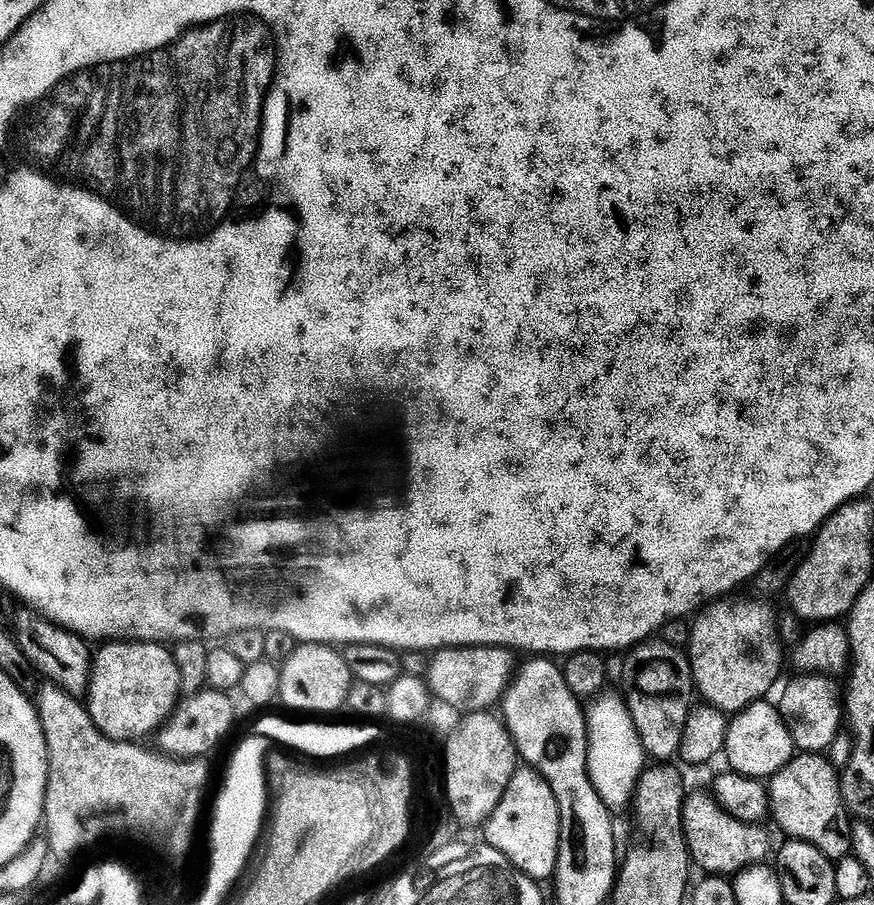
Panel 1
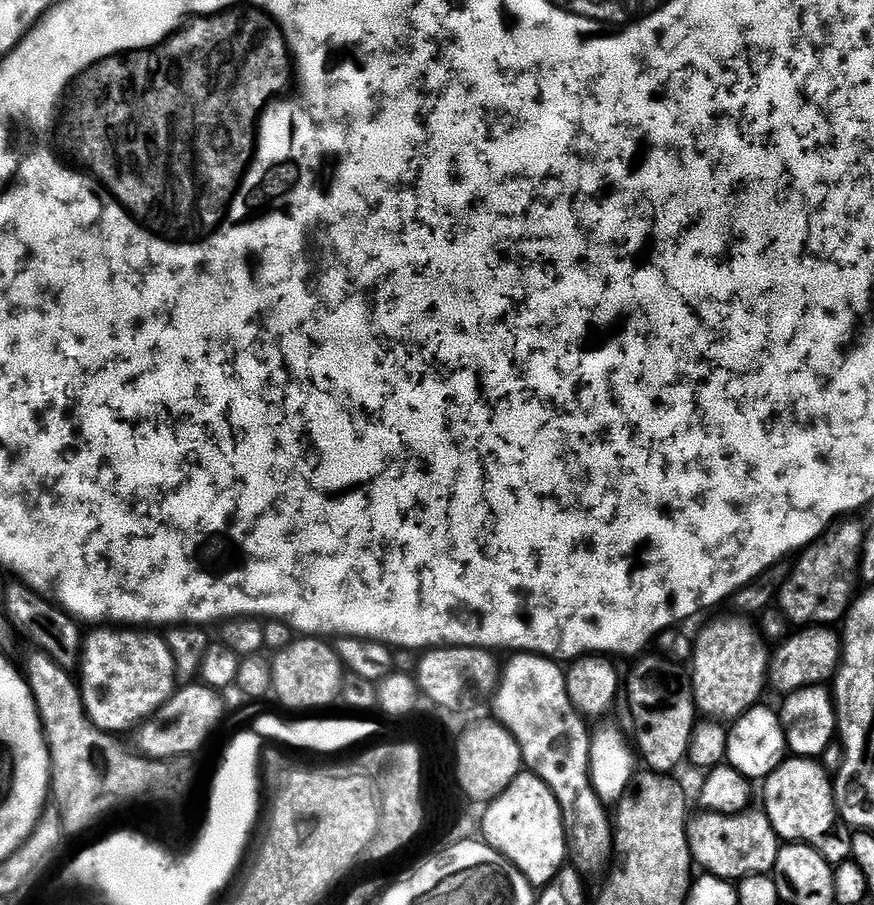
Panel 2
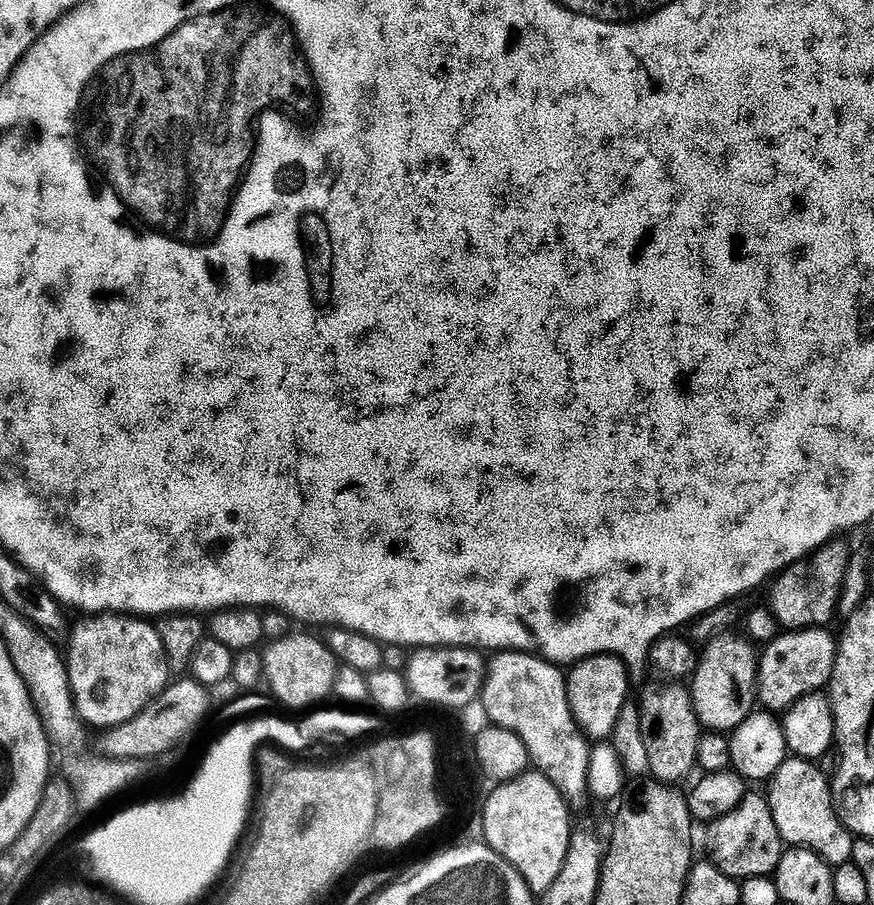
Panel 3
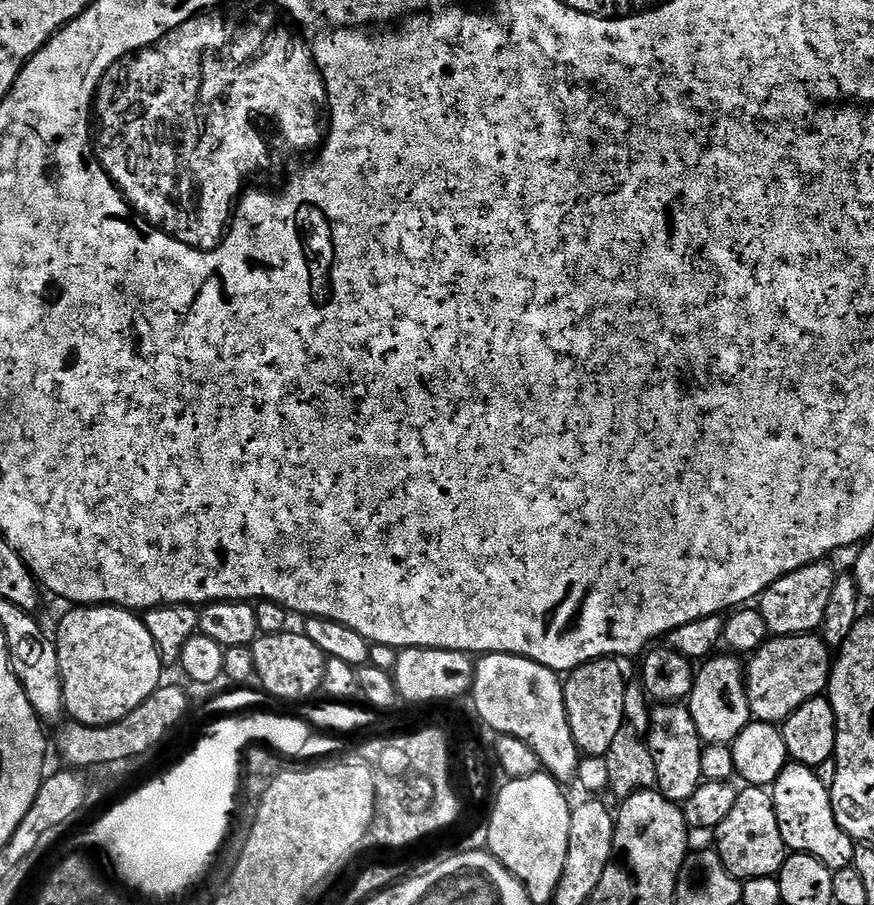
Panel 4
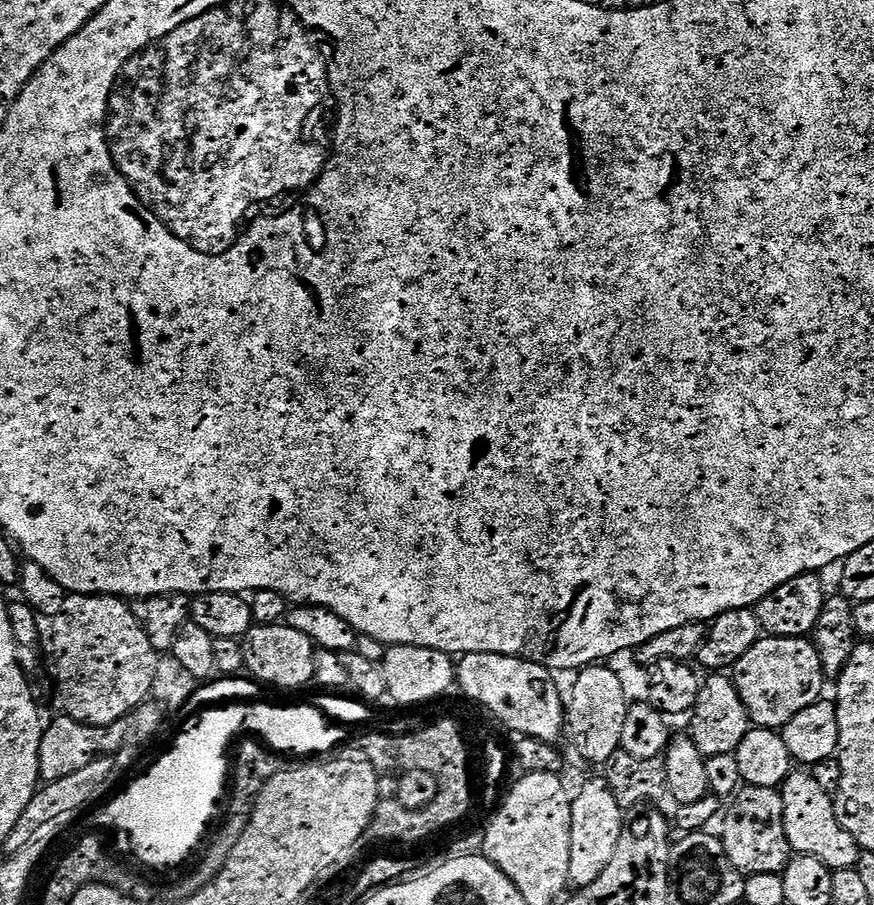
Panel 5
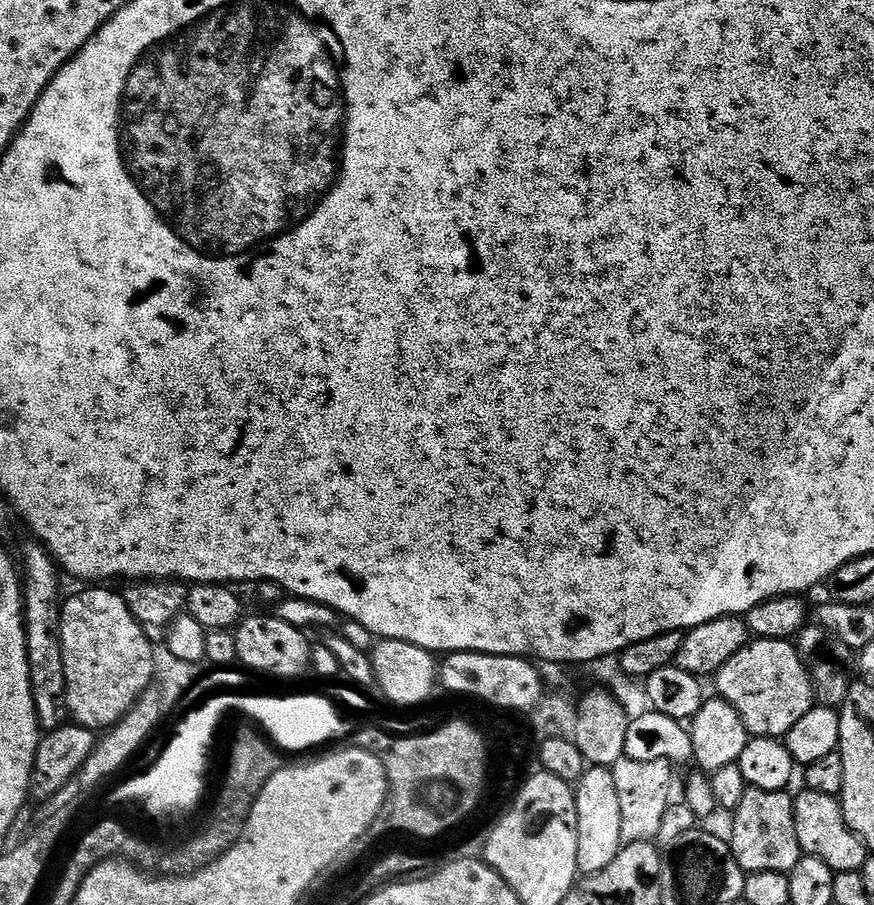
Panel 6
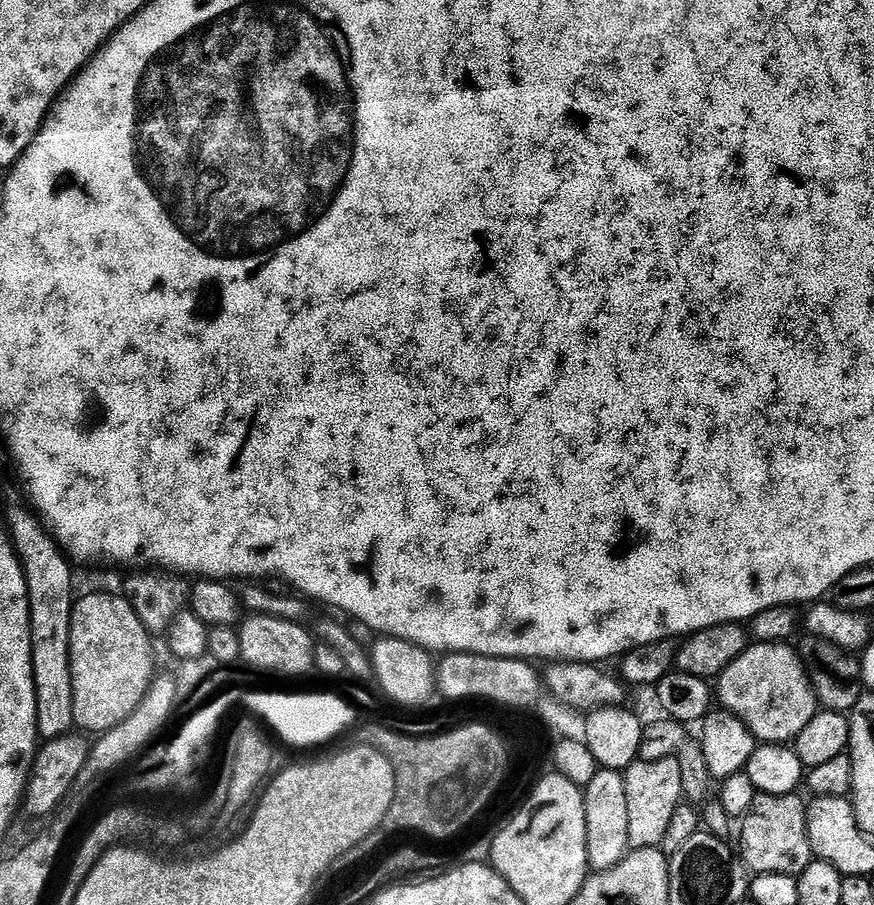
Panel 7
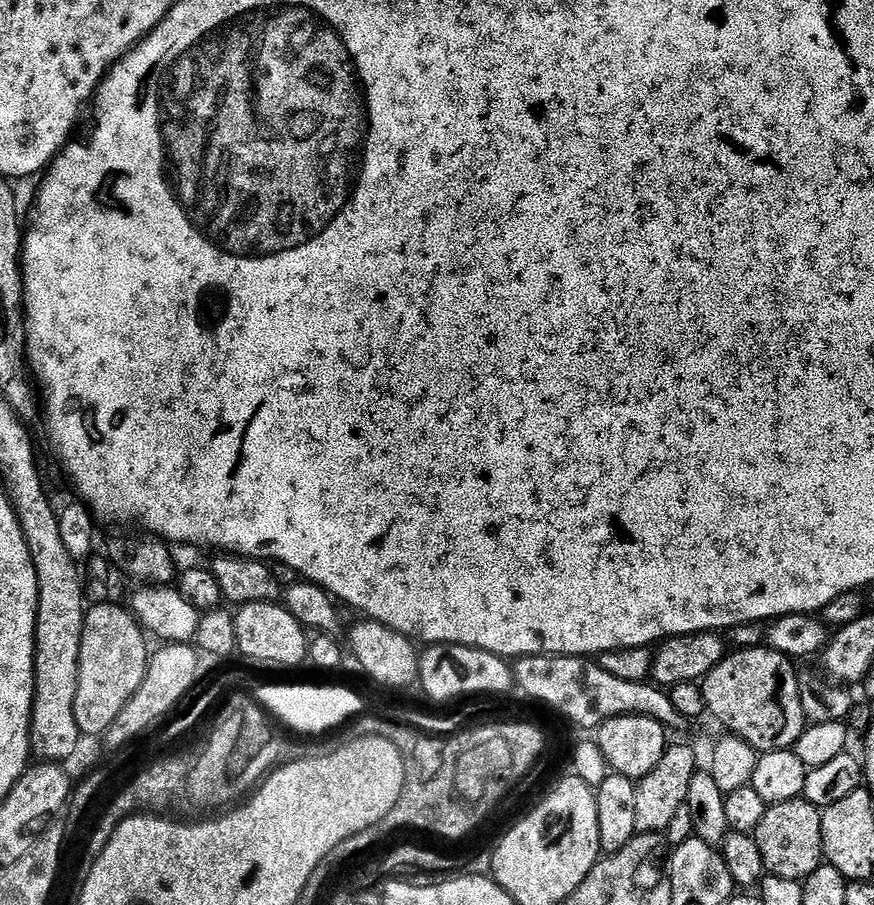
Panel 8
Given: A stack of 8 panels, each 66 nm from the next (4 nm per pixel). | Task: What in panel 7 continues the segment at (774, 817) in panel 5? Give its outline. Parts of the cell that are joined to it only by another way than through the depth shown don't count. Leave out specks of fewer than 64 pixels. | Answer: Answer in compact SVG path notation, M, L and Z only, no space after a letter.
M796 792L790 795L766 795L764 793L761 793L760 795L757 795L757 798L754 801L754 805L752 805L752 809L750 809L746 816L743 817L743 820L740 824L742 825L742 842L744 844L742 848L742 854L747 866L753 871L752 873L757 875L782 875L789 878L794 878L803 873L806 866L812 863L814 857L808 836L807 803L805 802L805 800L803 801L799 796L800 794Z

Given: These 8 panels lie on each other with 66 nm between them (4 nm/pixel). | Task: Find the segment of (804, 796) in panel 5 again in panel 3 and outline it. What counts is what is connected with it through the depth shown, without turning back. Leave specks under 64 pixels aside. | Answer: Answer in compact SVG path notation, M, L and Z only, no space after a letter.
M789 758L772 777L768 804L776 815L775 827L785 845L808 848L833 866L847 865L853 859L857 841L847 827L840 825L840 816L832 805L832 788L816 767L811 760Z

